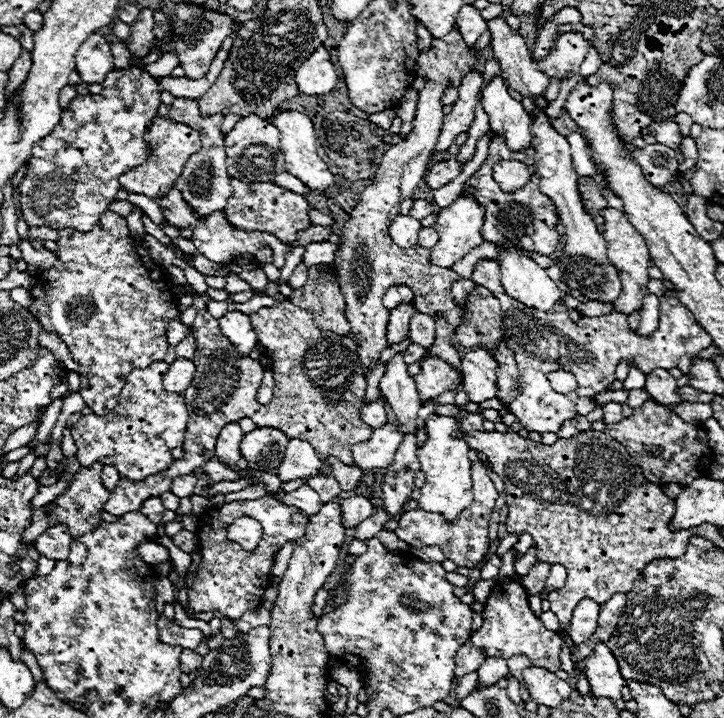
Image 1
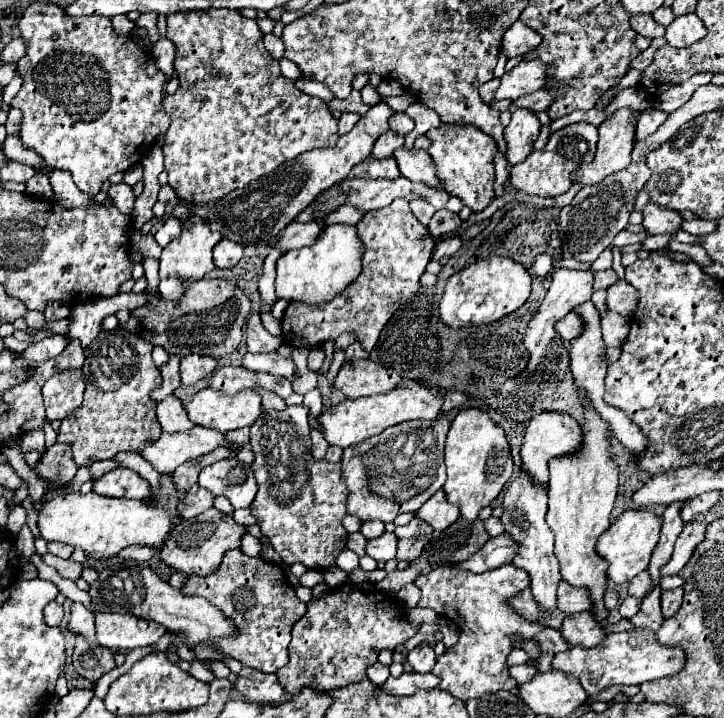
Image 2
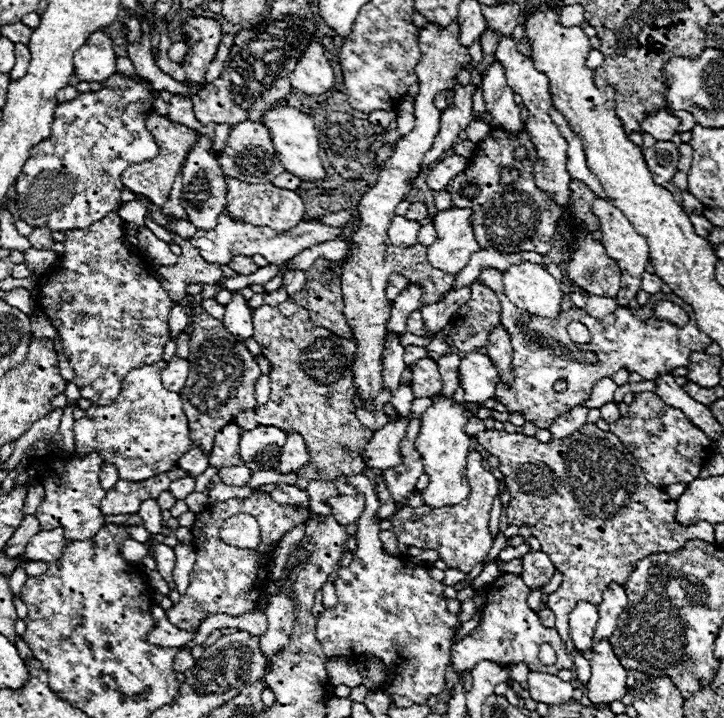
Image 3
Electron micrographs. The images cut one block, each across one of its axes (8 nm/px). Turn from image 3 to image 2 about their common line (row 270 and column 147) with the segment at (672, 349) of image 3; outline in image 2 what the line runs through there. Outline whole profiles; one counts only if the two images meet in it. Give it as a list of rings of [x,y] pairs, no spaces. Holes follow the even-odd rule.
[[[116,468],[114,472],[108,472],[102,478],[94,480],[94,492],[100,496],[114,498],[134,498],[134,500],[152,498],[150,484],[140,474],[128,468]]]

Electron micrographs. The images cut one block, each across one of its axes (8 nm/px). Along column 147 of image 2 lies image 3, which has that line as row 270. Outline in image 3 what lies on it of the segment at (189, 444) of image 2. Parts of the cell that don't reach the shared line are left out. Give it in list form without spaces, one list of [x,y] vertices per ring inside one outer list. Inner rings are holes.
[[[450,208],[434,216],[438,240],[428,246],[428,262],[434,268],[458,274],[468,264],[470,254],[480,250],[470,222],[472,214],[468,208]]]

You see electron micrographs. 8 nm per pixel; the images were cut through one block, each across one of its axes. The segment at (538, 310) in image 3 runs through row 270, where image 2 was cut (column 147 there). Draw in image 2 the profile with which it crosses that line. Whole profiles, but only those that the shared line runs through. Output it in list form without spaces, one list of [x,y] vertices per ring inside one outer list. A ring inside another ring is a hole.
[[[96,492],[90,494],[62,494],[48,500],[38,512],[40,538],[46,542],[64,542],[74,548],[82,548],[90,558],[112,558],[128,546],[148,546],[160,548],[172,530],[170,514],[164,508],[148,506],[140,500],[108,498]]]

